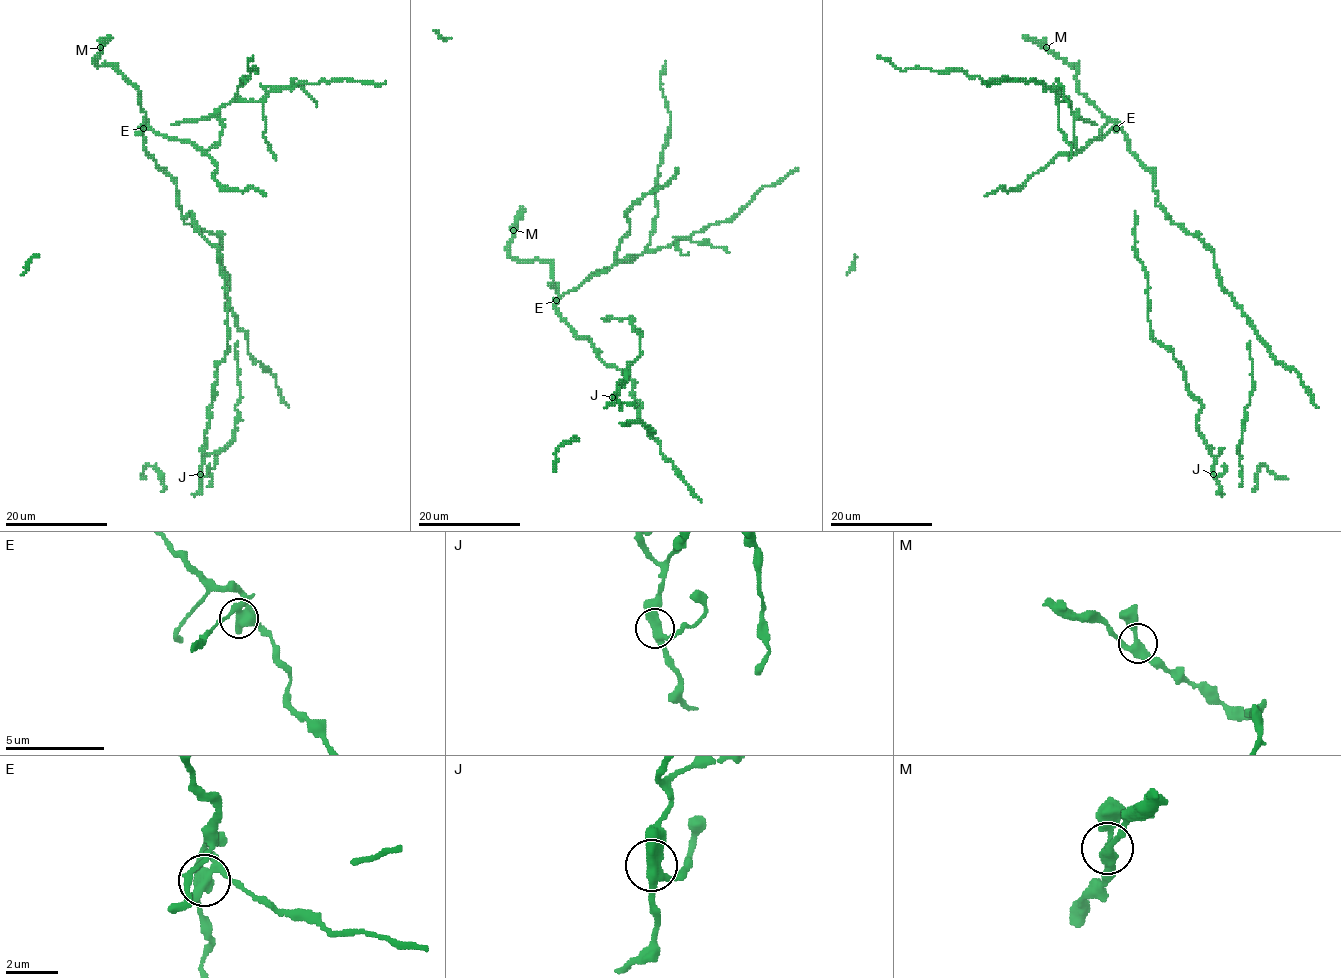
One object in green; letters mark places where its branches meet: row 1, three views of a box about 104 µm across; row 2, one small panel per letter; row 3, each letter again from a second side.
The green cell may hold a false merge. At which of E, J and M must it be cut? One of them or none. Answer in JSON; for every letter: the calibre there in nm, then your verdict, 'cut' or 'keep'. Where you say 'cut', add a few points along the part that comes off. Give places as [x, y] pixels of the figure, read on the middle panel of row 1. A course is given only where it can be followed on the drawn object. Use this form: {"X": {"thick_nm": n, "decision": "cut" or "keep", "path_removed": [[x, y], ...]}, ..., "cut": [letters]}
{"E": {"thick_nm": 400, "decision": "cut", "path_removed": [[556, 300], [643, 253], [649, 244], [658, 215], [656, 179], [670, 125], [660, 74], [666, 60]]}, "J": {"thick_nm": 360, "decision": "keep"}, "M": {"thick_nm": 360, "decision": "keep"}, "cut": ["E"]}

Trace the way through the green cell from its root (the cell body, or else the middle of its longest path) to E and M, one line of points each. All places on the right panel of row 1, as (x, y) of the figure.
E: (1192, 235), (1175, 224), (1156, 204), (1158, 194), (1153, 189), (1153, 173), (1129, 149), (1127, 136), (1116, 128)
M: (1192, 235), (1156, 204), (1153, 173), (1129, 149), (1122, 128), (1078, 91), (1077, 66), (1046, 47)

